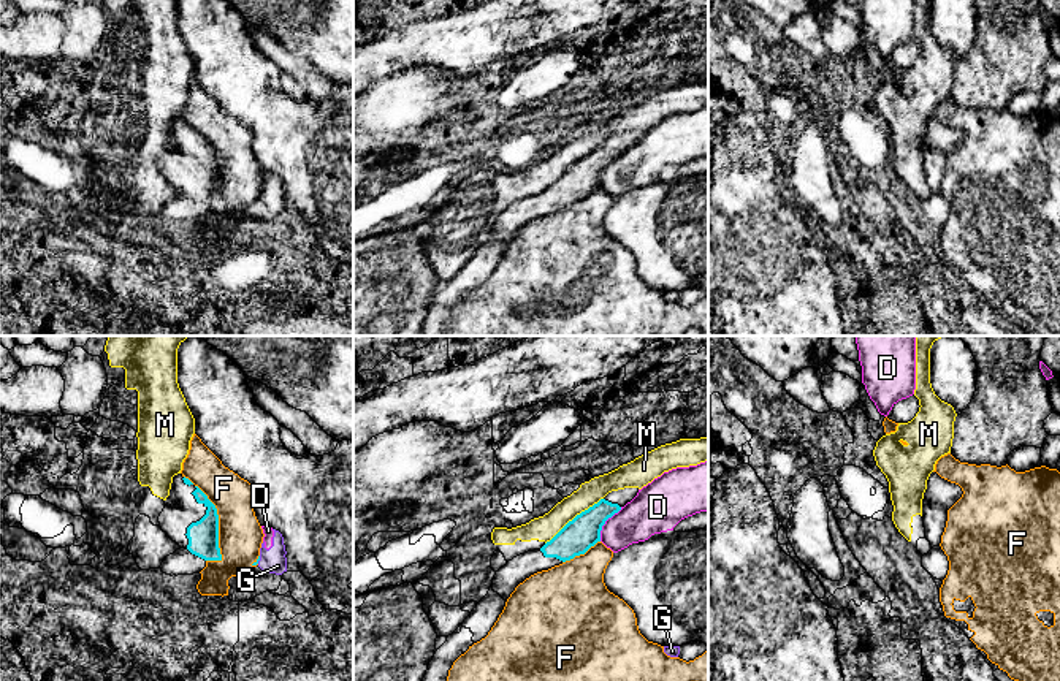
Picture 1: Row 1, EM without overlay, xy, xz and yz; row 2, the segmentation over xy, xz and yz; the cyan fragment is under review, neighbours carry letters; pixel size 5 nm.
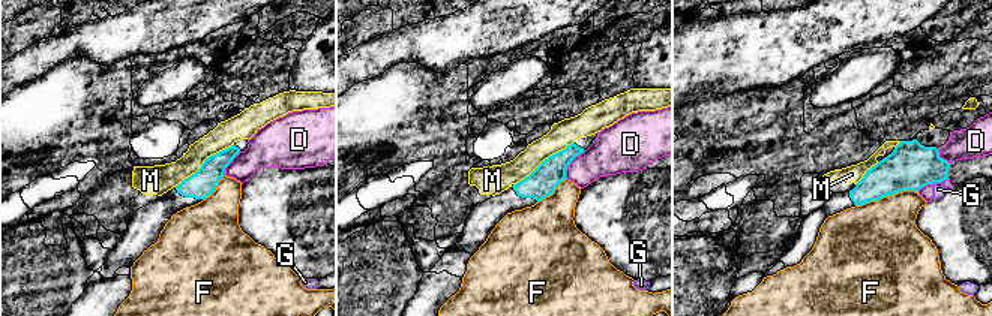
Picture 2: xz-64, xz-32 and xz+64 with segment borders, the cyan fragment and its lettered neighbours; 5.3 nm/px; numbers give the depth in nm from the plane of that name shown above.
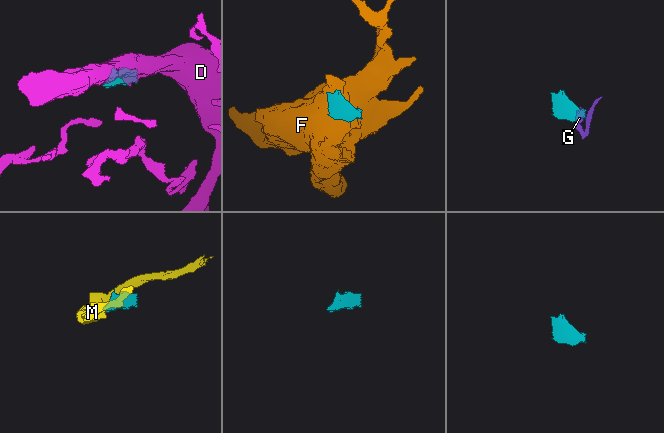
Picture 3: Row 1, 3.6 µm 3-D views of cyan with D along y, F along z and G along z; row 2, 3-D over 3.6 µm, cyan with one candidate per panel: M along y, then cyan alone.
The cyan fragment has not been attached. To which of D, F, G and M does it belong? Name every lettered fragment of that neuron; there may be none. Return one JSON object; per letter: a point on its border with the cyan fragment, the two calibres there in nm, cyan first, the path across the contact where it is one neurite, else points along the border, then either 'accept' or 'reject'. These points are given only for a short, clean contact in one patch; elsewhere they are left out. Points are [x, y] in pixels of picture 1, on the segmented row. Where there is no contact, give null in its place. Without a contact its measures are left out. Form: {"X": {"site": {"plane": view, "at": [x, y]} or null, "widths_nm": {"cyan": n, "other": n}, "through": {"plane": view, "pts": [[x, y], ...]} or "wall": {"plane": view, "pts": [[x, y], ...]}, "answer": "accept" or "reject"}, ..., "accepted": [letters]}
{"D": {"site": {"plane": "xz", "at": [604, 523]}, "widths_nm": {"cyan": 170, "other": 220}, "answer": "reject"}, "F": {"site": {"plane": "xy", "at": [217, 518]}, "widths_nm": {"cyan": 160, "other": 220}, "answer": "reject"}, "G": {"site": {"plane": "xy", "at": [259, 559]}, "widths_nm": {"cyan": 20, "other": 130}, "wall": {"plane": "xy", "pts": [[260, 556], [257, 563]]}, "answer": "reject"}, "M": {"site": {"plane": "xz", "at": [575, 517]}, "widths_nm": {"cyan": 170, "other": 130}, "answer": "reject"}, "accepted": []}

